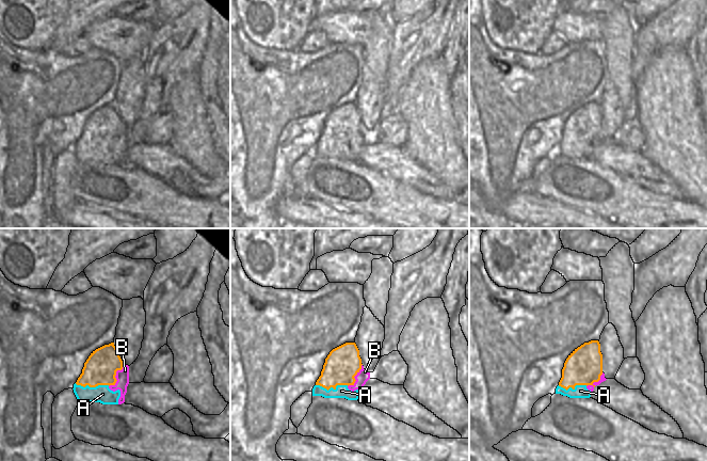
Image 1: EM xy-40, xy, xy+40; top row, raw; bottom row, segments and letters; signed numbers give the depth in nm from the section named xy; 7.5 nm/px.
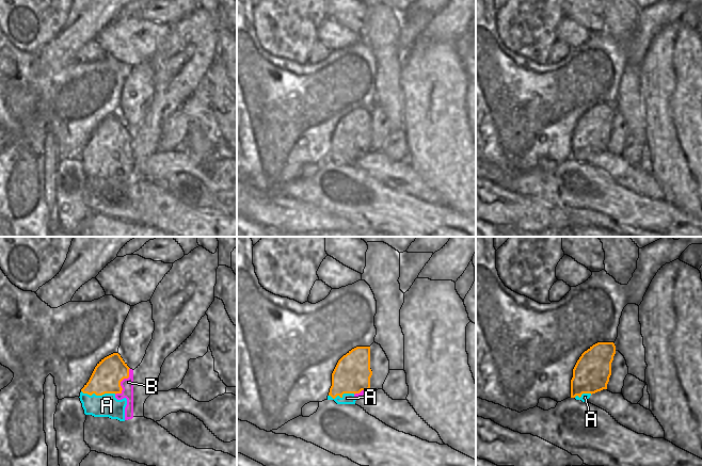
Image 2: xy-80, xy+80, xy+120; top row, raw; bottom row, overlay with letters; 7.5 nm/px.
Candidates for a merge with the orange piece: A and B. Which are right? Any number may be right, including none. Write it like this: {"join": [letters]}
{"join": []}

